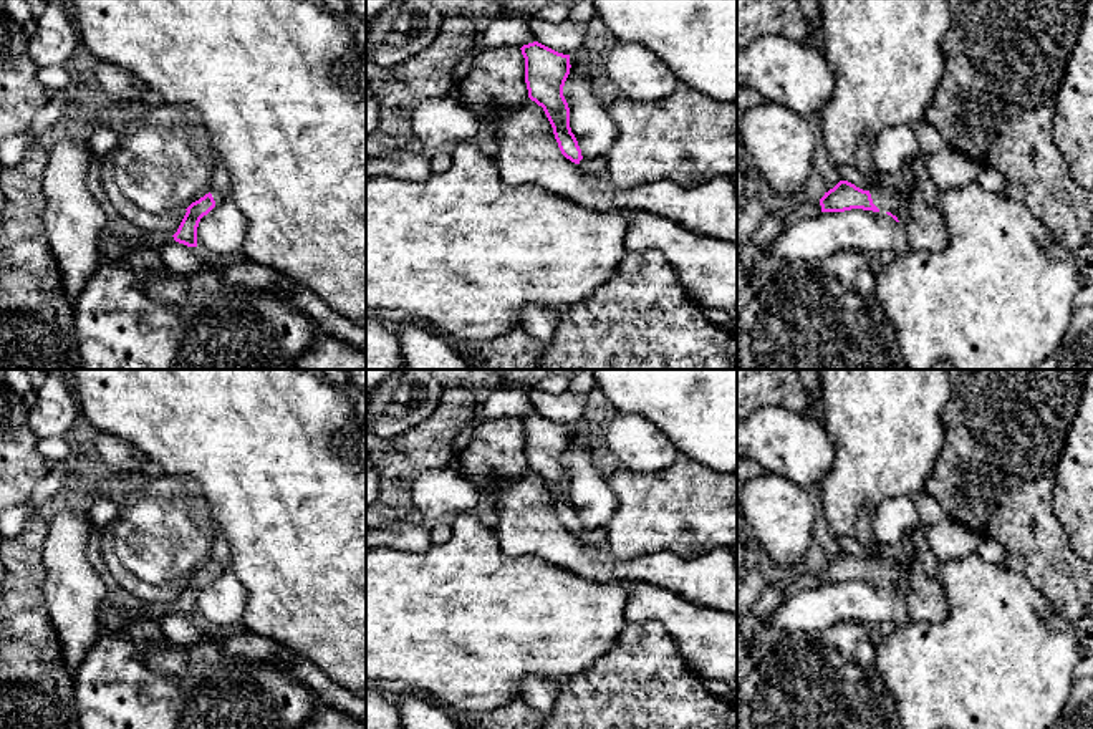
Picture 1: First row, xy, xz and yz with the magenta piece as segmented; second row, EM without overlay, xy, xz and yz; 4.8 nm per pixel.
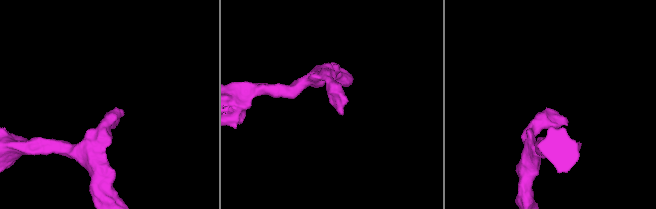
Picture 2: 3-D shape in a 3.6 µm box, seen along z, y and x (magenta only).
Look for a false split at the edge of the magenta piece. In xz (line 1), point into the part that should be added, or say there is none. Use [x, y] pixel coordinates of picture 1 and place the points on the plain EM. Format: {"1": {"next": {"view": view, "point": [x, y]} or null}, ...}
{"1": {"next": {"view": "xz", "point": [598, 537]}}}

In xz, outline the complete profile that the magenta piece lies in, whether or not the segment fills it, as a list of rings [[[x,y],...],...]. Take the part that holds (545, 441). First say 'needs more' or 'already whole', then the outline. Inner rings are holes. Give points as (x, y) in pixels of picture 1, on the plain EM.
needs more; [[[538,413],[523,416],[525,454],[528,469],[543,479],[561,525],[595,547],[604,547],[608,530],[585,530],[570,499],[570,479],[563,457],[570,446],[570,426],[558,424]]]

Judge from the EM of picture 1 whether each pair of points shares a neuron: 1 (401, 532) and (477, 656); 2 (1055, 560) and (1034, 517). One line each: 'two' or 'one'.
1: two
2: one

